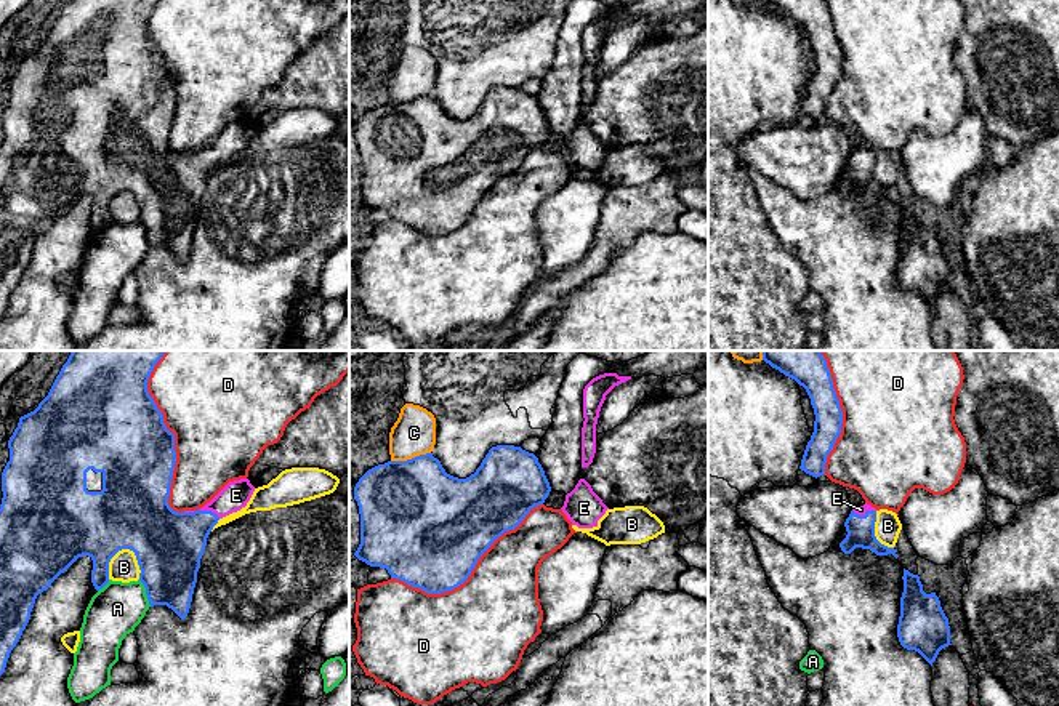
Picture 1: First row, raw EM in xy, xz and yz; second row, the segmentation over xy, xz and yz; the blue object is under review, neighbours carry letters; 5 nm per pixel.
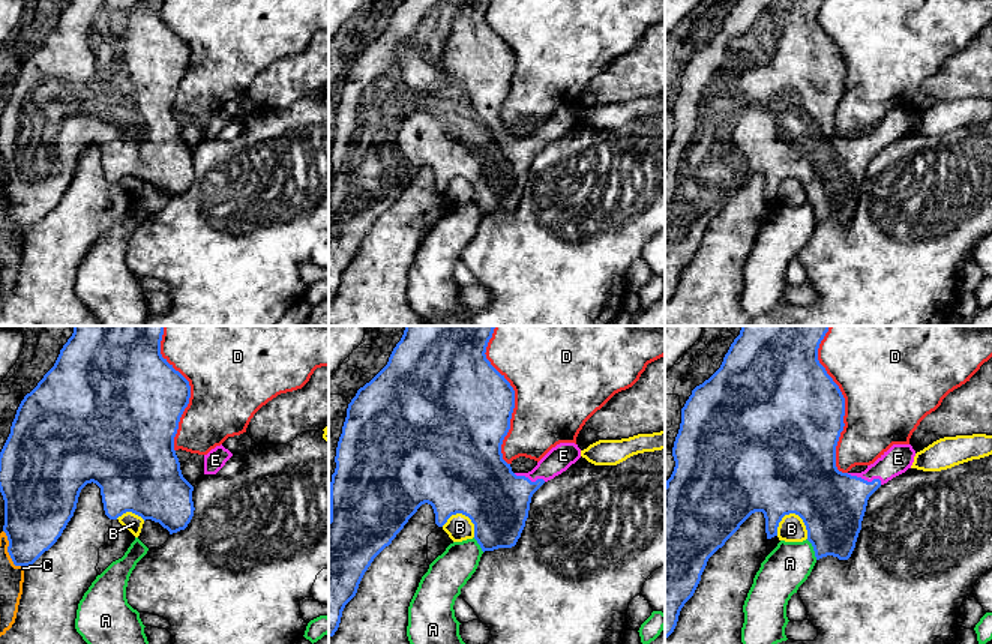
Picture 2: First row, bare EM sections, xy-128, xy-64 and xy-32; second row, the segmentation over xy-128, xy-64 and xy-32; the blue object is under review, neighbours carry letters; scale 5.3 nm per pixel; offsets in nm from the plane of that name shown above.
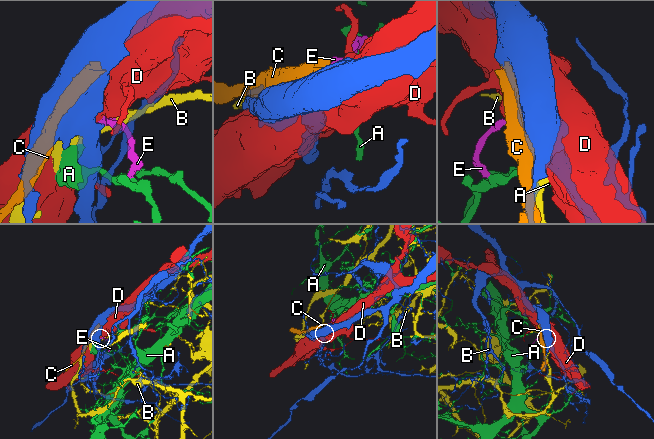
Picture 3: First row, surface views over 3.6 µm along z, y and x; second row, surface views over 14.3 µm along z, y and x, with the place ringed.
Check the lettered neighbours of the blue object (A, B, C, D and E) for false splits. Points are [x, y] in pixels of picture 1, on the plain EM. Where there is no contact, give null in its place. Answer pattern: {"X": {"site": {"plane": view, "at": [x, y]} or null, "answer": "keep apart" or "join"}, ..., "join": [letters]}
{"A": {"site": {"plane": "xy", "at": [146, 234]}, "answer": "keep apart"}, "B": {"site": {"plane": "xy", "at": [111, 199]}, "answer": "keep apart"}, "C": {"site": {"plane": "xz", "at": [412, 100]}, "answer": "keep apart"}, "D": {"site": {"plane": "xz", "at": [470, 215]}, "answer": "keep apart"}, "E": {"site": {"plane": "yz", "at": [865, 156]}, "answer": "join"}, "join": ["E"]}

